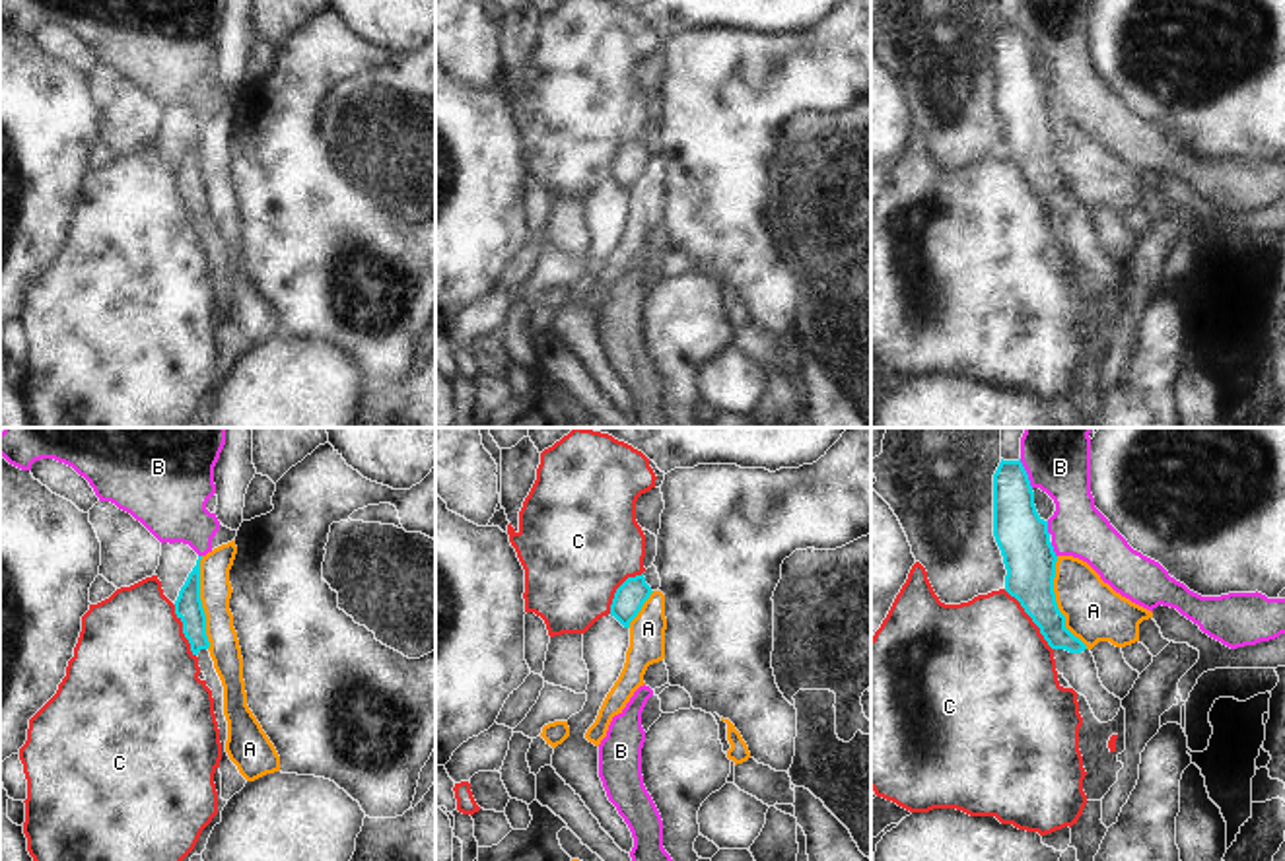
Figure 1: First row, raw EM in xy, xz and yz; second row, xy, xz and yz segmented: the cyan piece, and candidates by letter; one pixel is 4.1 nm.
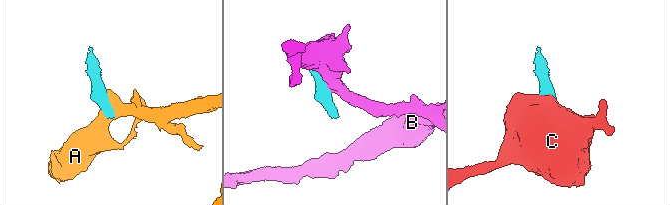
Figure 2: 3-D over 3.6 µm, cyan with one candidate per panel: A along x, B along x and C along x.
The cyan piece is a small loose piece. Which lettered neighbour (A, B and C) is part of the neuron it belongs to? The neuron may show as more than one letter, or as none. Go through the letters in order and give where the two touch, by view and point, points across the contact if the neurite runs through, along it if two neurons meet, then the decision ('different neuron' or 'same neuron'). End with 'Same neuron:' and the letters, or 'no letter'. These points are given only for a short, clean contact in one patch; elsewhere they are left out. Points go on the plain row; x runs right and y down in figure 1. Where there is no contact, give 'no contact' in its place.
A: contact yz (1056, 168); border yz (1056, 121), (1056, 172), (1064, 181), (1064, 189), (1087, 212); different neuron
B: contact yz (1025, 37); different neuron
C: contact yz (1031, 181); different neuron
Same neuron: no letter

